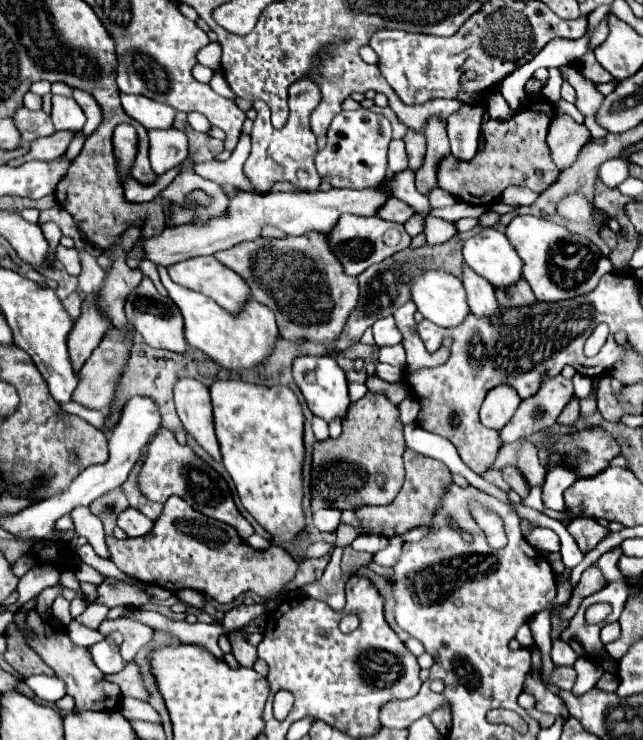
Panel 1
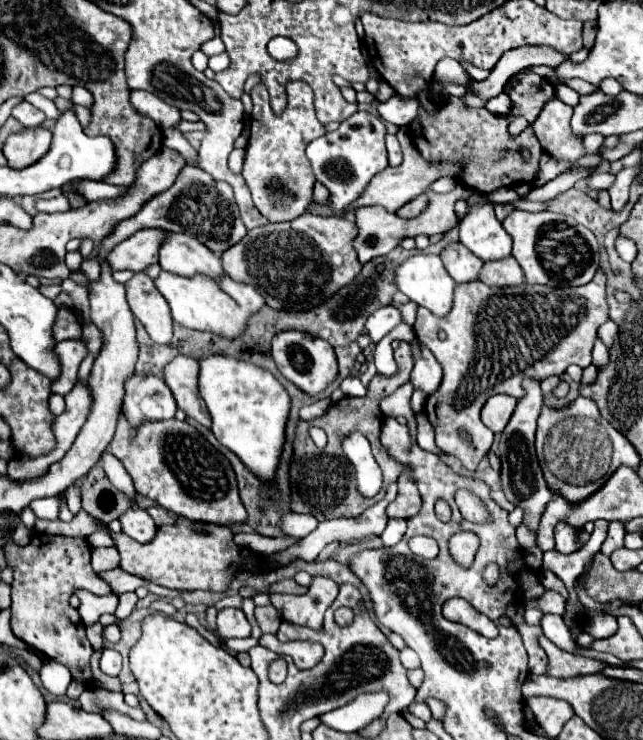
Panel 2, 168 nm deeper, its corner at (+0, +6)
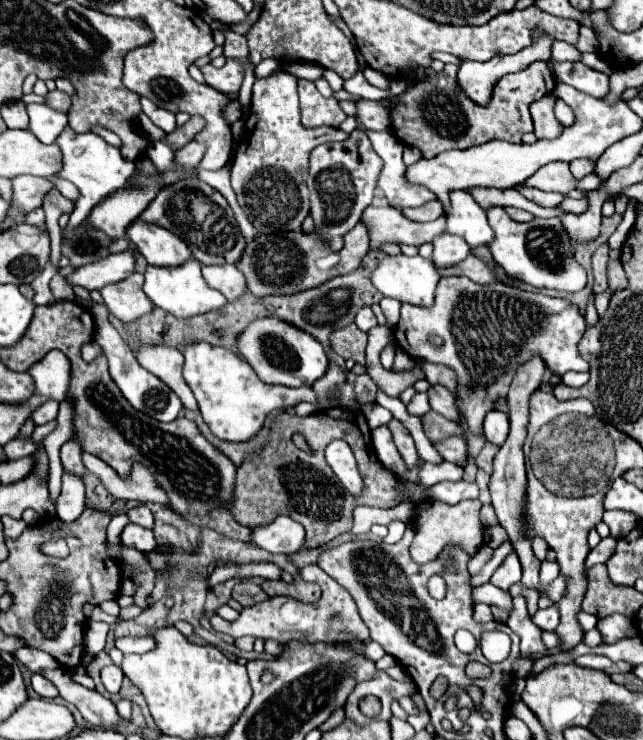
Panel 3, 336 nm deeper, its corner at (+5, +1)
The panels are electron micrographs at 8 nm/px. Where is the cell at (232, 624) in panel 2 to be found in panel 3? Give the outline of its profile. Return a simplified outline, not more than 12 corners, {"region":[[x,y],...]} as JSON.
{"region":[[317,564],[300,570],[322,587],[302,603],[270,597],[214,631],[298,641],[370,639],[352,595]]}

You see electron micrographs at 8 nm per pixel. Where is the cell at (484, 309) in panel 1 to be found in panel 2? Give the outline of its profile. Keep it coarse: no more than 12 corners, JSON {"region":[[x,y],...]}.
{"region":[[461,242],[443,248],[441,260],[455,282],[471,282],[481,260]]}

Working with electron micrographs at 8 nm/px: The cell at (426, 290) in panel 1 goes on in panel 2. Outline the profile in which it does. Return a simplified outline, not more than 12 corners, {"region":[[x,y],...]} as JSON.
{"region":[[437,254],[395,270],[397,288],[435,316],[453,304],[455,282]]}

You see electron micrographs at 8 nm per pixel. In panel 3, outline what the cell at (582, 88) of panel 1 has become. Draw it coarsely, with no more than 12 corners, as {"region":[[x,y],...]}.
{"region":[[566,161],[538,169],[528,187],[568,195],[576,187]]}

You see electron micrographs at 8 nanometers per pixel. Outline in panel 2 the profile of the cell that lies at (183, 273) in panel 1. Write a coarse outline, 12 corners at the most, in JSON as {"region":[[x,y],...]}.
{"region":[[169,232],[159,248],[163,270],[223,276],[221,260],[187,234]]}

